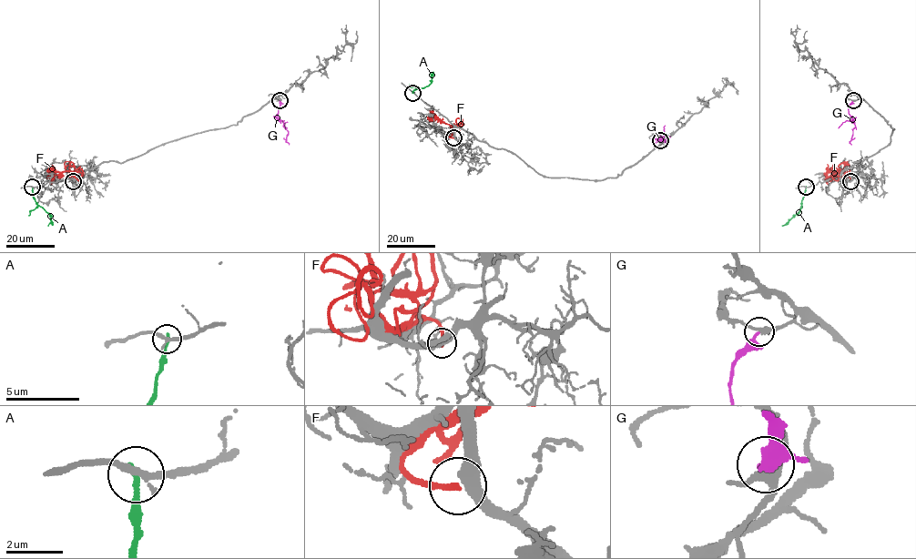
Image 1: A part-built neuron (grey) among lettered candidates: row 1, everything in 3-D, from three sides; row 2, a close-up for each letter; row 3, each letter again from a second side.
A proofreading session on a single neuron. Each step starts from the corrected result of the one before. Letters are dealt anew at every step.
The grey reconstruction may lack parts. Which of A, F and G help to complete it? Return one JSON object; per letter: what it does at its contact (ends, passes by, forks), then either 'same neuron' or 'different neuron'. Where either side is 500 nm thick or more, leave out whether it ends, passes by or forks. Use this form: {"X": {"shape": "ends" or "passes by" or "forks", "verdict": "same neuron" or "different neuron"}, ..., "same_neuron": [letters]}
{"A": {"shape": "ends", "verdict": "different neuron"}, "F": {"shape": "ends", "verdict": "different neuron"}, "G": {"shape": "ends", "verdict": "different neuron"}, "same_neuron": []}

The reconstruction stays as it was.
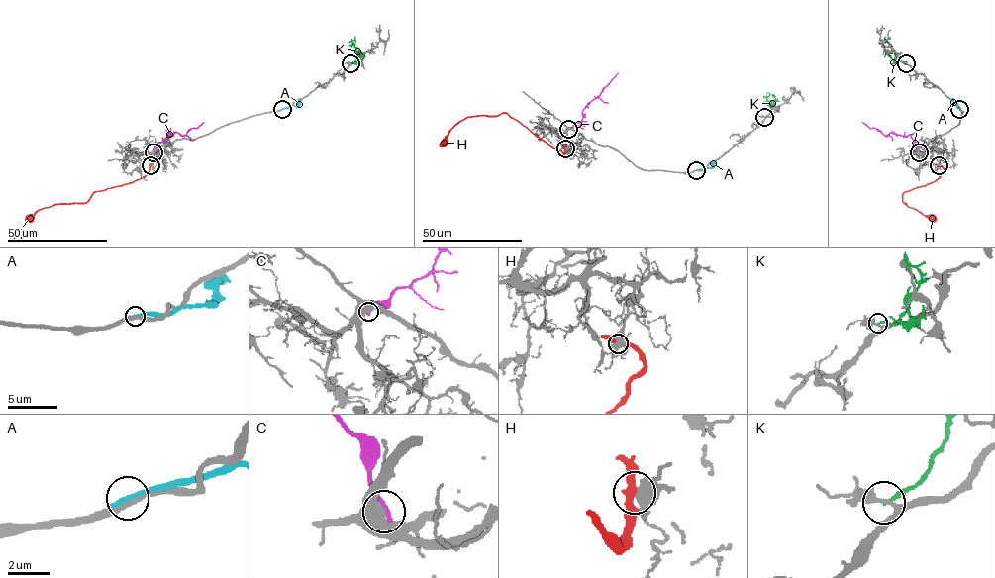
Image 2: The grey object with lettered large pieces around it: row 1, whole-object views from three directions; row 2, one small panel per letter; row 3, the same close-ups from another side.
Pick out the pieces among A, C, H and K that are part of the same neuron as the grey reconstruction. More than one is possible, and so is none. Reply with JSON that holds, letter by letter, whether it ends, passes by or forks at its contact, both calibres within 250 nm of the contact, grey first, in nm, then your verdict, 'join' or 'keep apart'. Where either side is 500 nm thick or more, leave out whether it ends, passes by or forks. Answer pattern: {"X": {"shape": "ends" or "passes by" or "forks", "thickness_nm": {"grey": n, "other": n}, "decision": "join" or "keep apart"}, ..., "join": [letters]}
{"A": {"shape": "ends", "thickness_nm": {"grey": 300, "other": 300}, "decision": "keep apart"}, "C": {"thickness_nm": {"grey": 500, "other": 240}, "decision": "keep apart"}, "H": {"thickness_nm": {"grey": 500, "other": 400}, "decision": "keep apart"}, "K": {"shape": "ends", "thickness_nm": {"grey": 280, "other": 180}, "decision": "keep apart"}, "join": []}

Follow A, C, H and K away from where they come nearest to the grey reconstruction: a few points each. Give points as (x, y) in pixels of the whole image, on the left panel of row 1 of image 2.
A: (282, 109), (296, 106), (300, 98)
C: (153, 152), (167, 134), (176, 132), (185, 135), (204, 122)
H: (150, 165), (144, 176), (95, 191), (85, 202), (53, 204), (26, 220)
K: (350, 62), (353, 63), (358, 53), (352, 43), (354, 39), (352, 45)

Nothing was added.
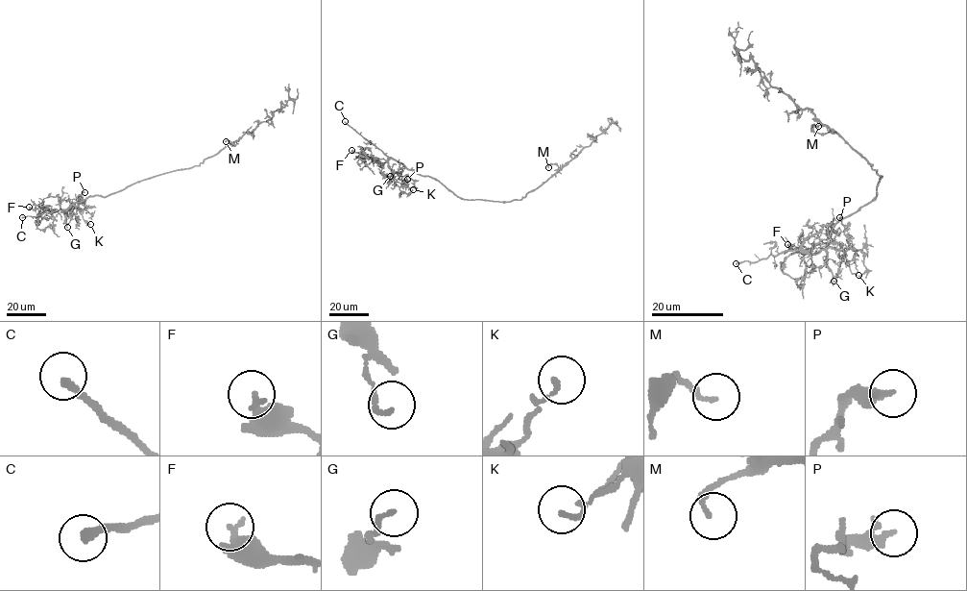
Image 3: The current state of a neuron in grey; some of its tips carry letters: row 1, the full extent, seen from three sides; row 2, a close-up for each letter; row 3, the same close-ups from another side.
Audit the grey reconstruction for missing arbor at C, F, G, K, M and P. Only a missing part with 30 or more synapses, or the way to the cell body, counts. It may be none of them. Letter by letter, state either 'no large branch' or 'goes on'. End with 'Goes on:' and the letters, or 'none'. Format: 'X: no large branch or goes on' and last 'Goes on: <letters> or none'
C: goes on
F: no large branch
G: no large branch
K: no large branch
M: no large branch
P: no large branch
Goes on: C

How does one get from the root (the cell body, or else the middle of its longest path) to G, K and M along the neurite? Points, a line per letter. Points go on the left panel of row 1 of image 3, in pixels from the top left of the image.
G: (170, 172), (138, 181), (105, 197), (91, 196), (75, 202), (65, 211), (71, 208), (64, 215), (67, 227)
K: (170, 172), (138, 181), (105, 197), (86, 197), (65, 211), (76, 208), (90, 224)
M: (170, 172), (199, 165), (228, 145), (235, 145), (226, 141)

